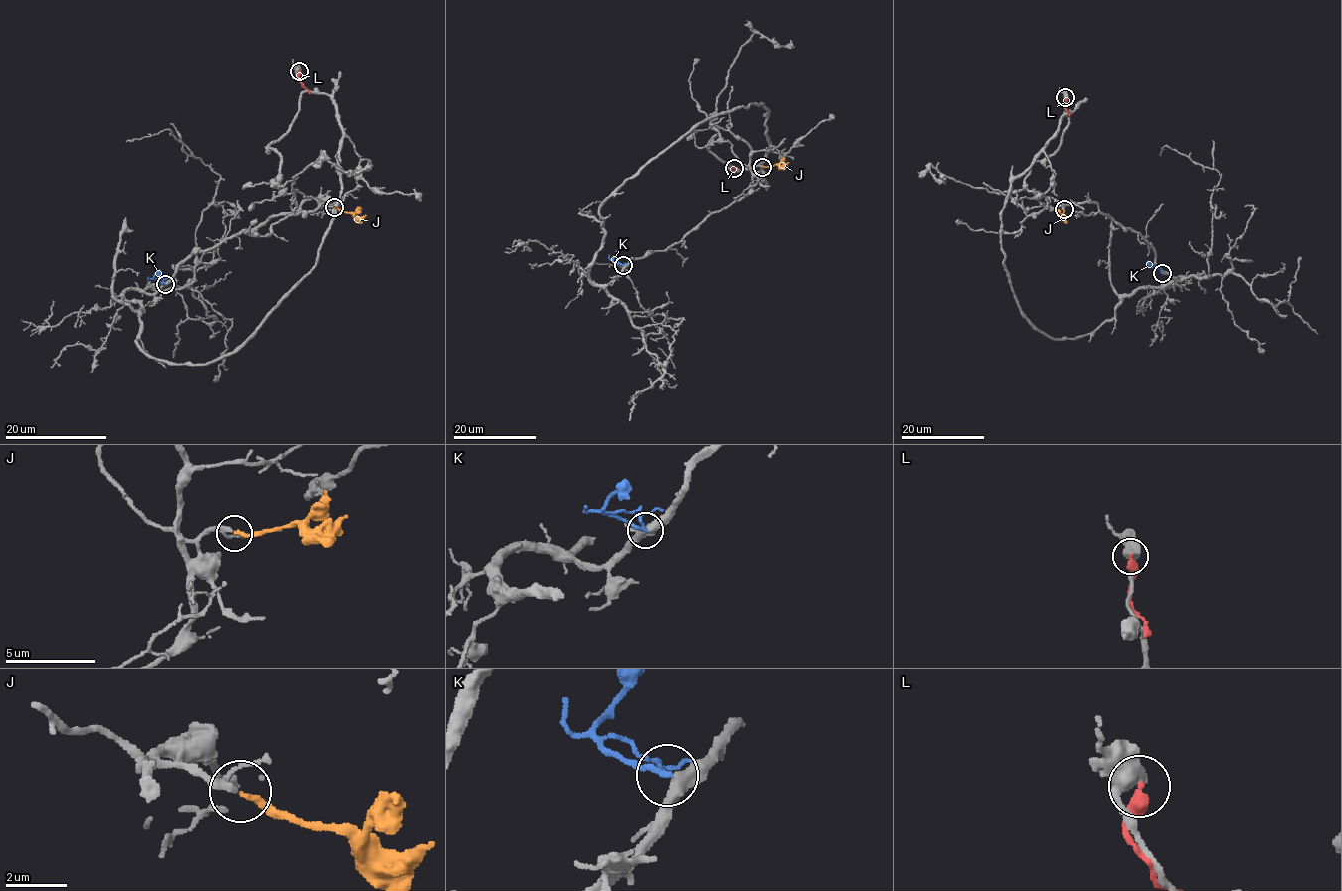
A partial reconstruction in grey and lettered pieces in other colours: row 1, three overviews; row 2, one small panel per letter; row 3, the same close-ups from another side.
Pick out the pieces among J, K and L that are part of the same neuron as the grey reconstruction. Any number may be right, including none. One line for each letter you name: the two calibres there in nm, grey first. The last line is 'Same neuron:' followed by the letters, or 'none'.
J: 200/190 nm
K: 420/150 nm
Same neuron: J, K

